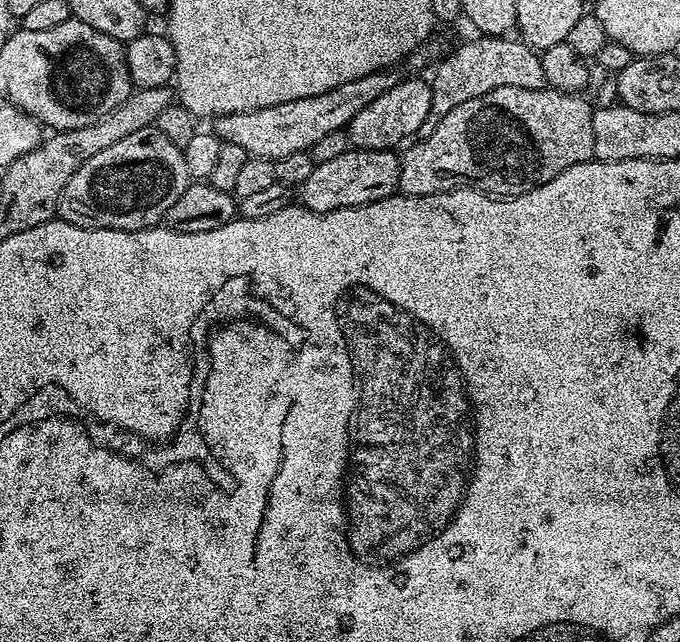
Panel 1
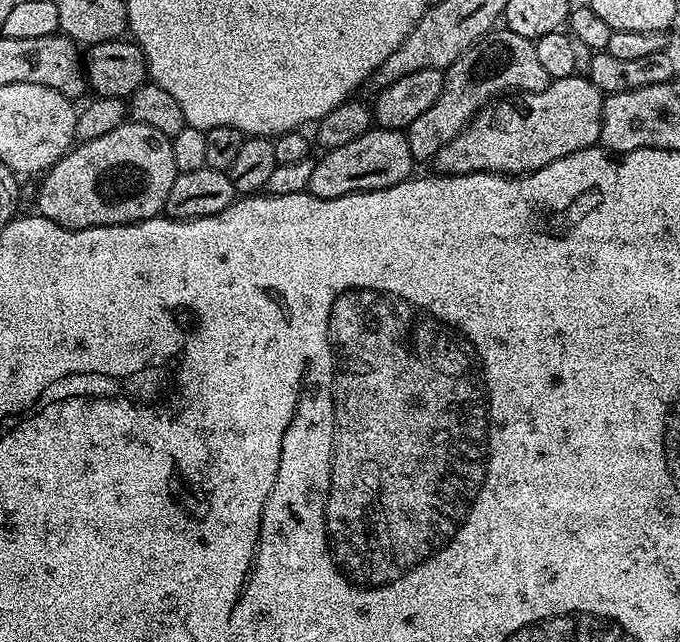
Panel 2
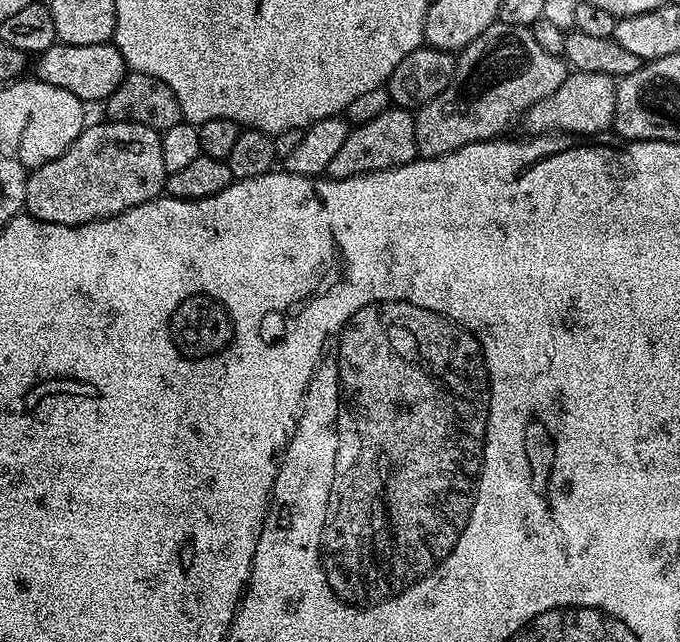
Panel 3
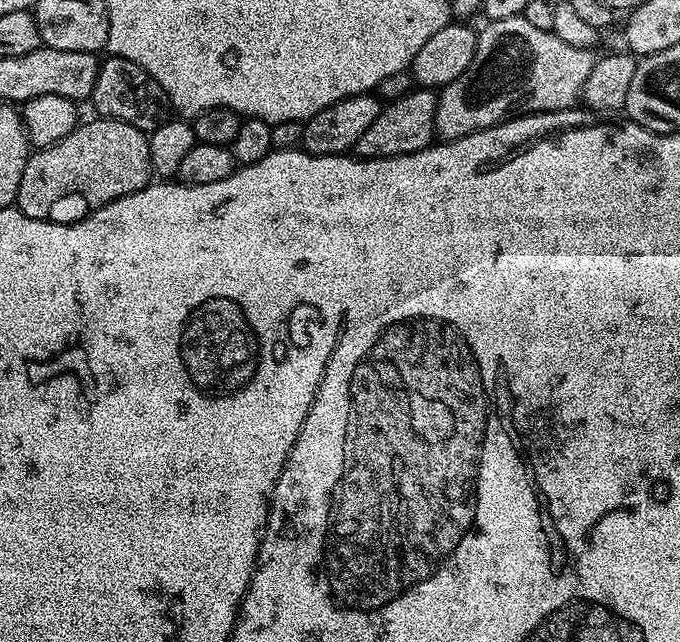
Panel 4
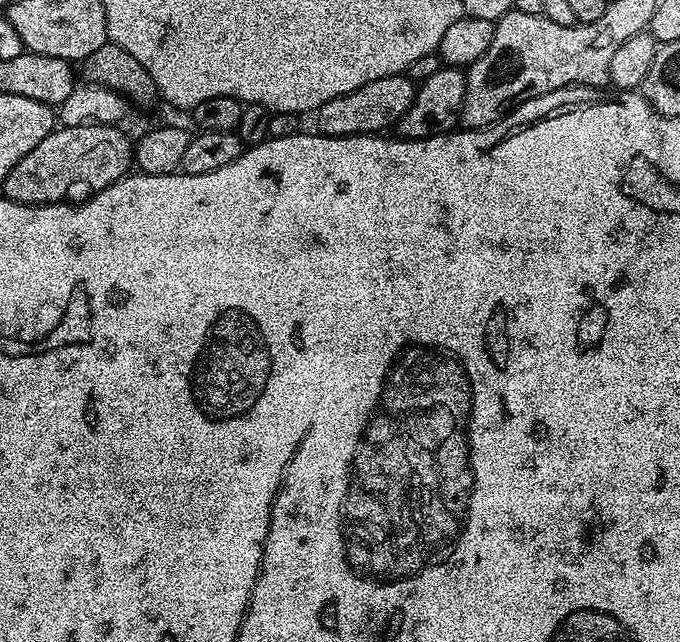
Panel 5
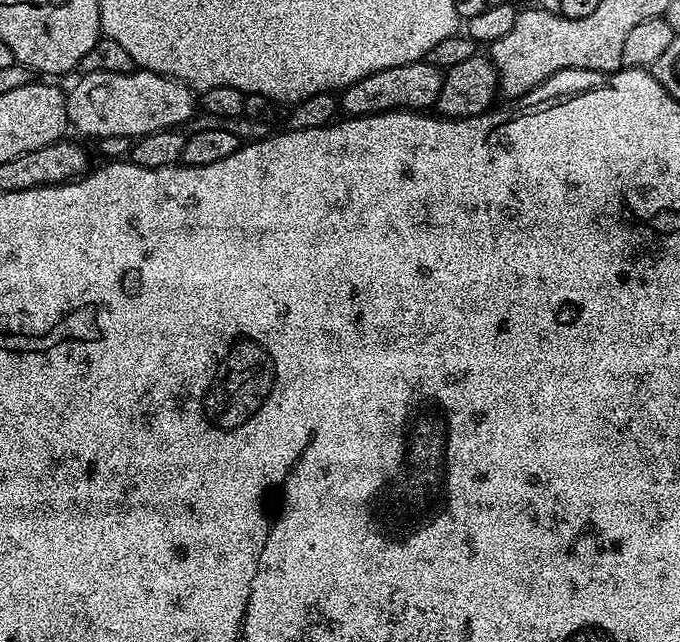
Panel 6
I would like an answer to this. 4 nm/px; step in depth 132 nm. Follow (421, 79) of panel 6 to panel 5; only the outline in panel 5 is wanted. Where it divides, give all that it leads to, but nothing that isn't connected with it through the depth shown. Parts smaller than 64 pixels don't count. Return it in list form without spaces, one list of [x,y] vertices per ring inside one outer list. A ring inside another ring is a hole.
[[[406,74],[374,78],[374,82],[366,82],[358,90],[350,90],[350,94],[342,94],[330,98],[314,113],[315,127],[325,136],[367,136],[380,134],[391,126],[399,125],[402,114],[410,110],[416,97],[417,81]]]

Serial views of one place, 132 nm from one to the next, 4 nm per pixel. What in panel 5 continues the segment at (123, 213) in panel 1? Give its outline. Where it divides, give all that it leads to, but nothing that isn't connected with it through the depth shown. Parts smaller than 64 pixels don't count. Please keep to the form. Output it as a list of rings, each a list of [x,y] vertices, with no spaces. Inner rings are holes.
[[[85,123],[57,127],[10,174],[2,185],[3,199],[19,204],[59,204],[75,184],[81,184],[92,192],[100,192],[106,186],[129,175],[134,164],[134,144],[127,140],[116,124]]]

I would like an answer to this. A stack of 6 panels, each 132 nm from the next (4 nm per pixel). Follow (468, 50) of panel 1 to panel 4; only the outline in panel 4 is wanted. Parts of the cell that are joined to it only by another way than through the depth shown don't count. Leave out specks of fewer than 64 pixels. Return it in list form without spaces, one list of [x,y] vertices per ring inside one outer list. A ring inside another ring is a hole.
[[[524,15],[493,20],[483,26],[470,66],[454,82],[439,89],[436,136],[441,141],[492,128],[517,114],[563,113],[564,108],[581,99],[586,78],[596,65],[593,49],[570,46],[551,31],[537,30]]]

